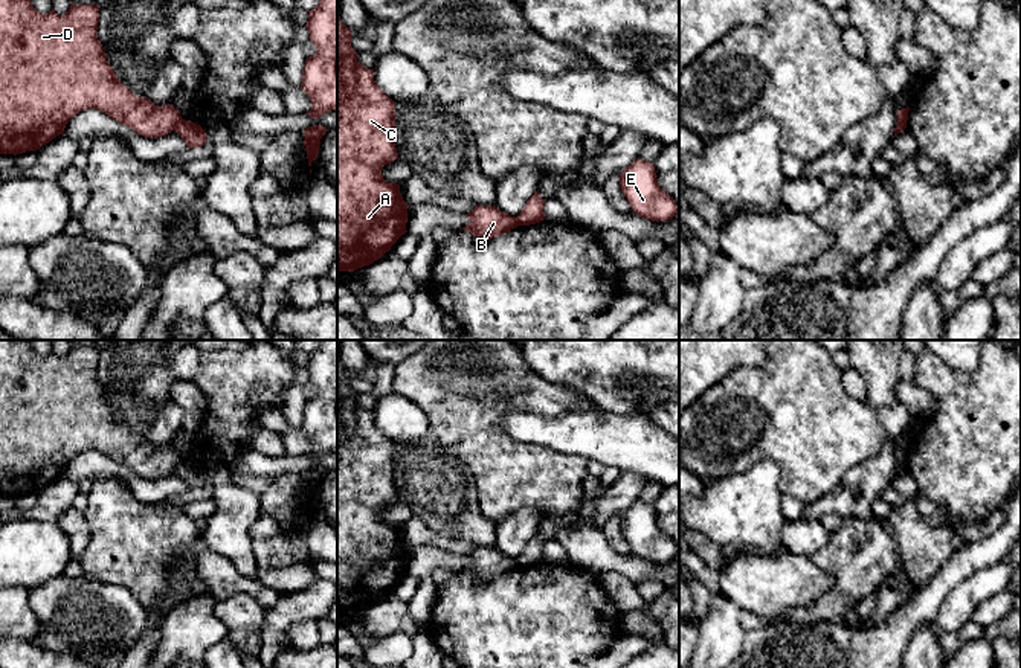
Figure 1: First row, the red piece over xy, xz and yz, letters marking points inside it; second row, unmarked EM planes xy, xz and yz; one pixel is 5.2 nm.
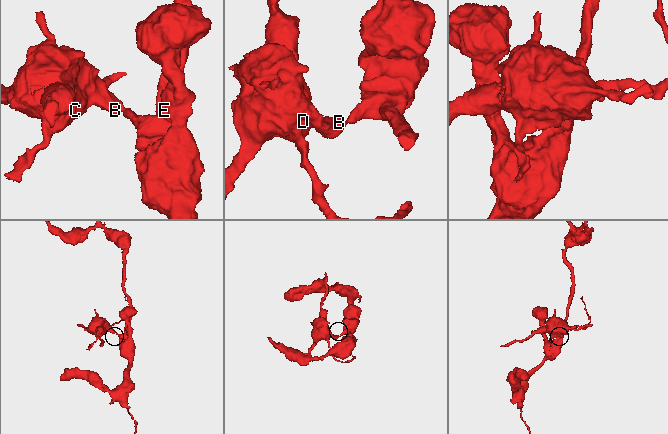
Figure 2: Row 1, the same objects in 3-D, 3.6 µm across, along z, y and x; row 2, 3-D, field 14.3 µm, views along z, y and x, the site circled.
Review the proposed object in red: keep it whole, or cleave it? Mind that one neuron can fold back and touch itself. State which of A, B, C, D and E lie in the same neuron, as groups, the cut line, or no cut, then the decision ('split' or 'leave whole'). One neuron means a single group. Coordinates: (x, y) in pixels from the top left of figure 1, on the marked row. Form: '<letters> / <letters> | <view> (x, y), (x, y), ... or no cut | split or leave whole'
A B C D / E | xy (182, 119), (173, 128) | split

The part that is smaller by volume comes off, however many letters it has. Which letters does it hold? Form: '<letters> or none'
A, B, C, D

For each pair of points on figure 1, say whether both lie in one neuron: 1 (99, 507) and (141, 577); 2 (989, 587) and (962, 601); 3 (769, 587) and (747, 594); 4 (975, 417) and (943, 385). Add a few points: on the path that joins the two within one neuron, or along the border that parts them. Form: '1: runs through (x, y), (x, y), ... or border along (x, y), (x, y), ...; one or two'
1: runs through (116, 523), (135, 545), (139, 560); one
2: runs through (982, 587), (968, 594); one
3: runs through (763, 587), (753, 587); one
4: runs through (968, 409), (951, 392); one

